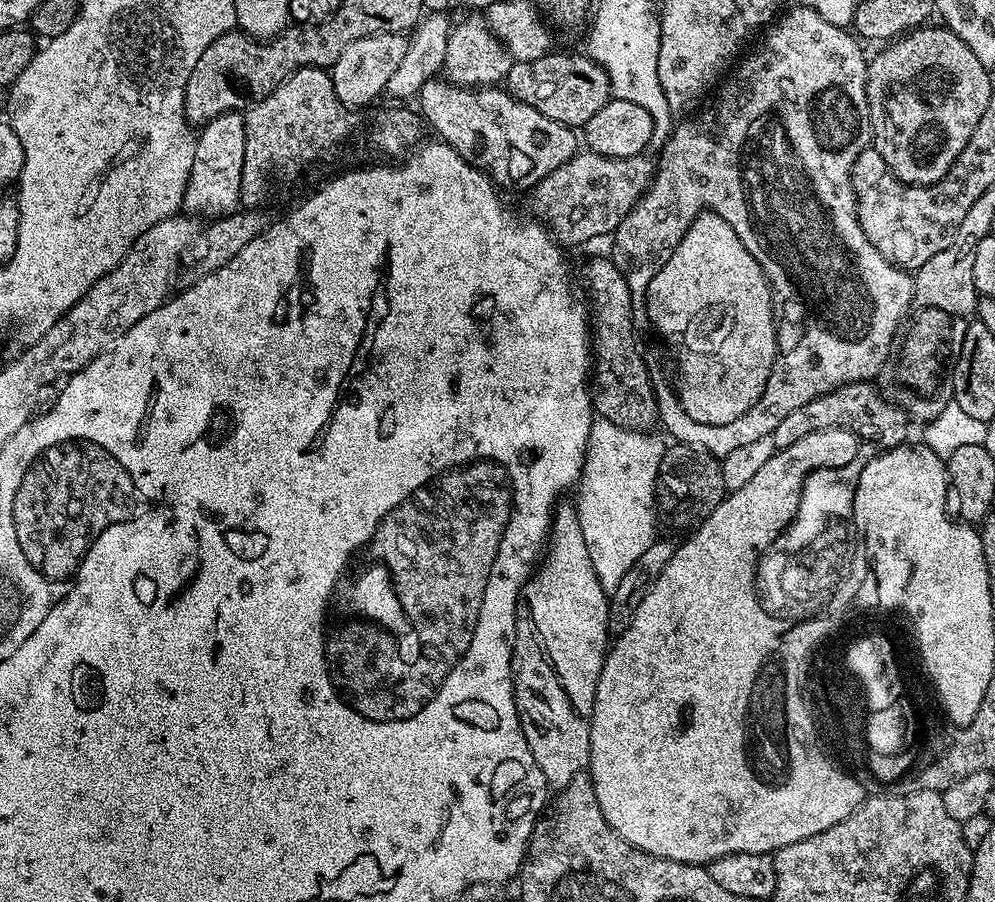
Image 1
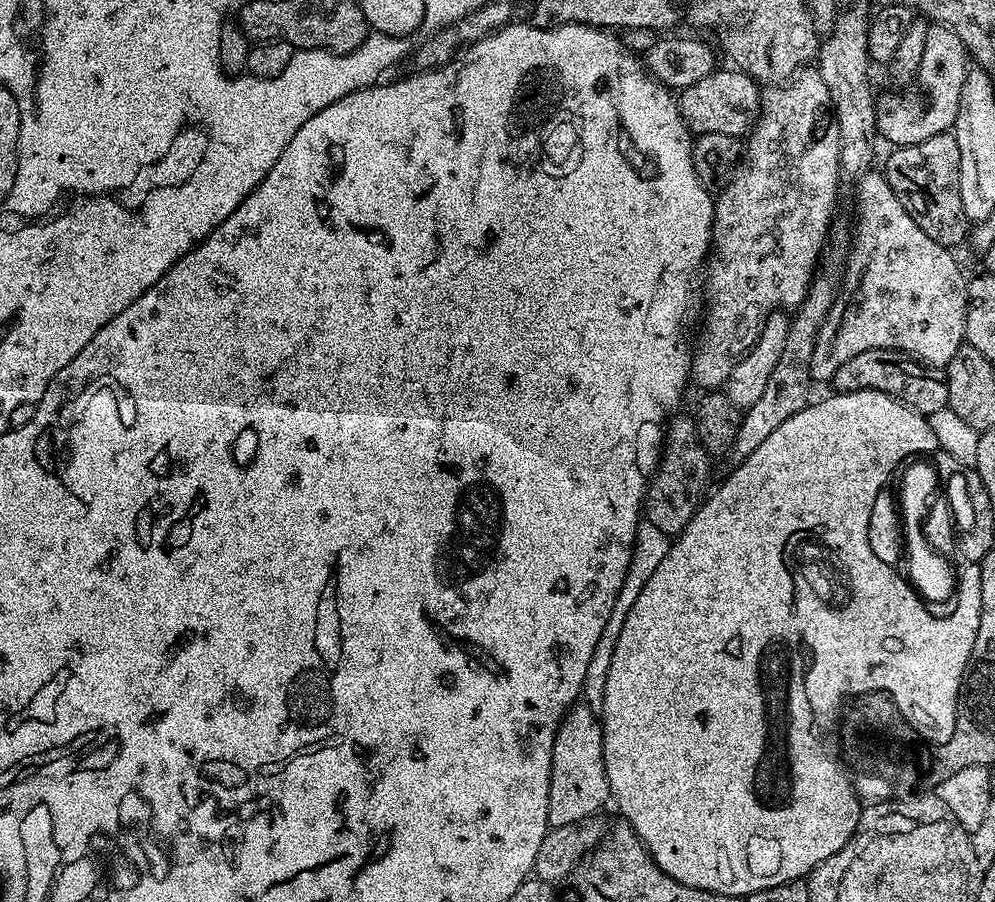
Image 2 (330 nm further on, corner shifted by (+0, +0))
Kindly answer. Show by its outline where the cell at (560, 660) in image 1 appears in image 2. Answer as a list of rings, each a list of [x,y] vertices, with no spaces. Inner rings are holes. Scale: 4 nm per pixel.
[[[577,702],[568,709],[560,722],[560,729],[556,731],[554,746],[552,747],[552,777],[548,787],[548,826],[570,826],[574,822],[582,822],[588,816],[597,815],[604,803],[609,803],[610,793],[606,766],[604,765],[604,729],[597,713],[591,712],[588,705]]]

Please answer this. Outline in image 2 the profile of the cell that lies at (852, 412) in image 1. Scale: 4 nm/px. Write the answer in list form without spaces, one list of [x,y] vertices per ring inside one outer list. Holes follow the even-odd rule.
[[[875,348],[862,350],[862,354],[854,354],[838,366],[830,381],[831,391],[857,392],[858,390],[874,390],[894,398],[899,404],[913,408],[922,416],[934,414],[934,410],[948,407],[948,382],[937,369],[920,363],[907,356],[905,352],[895,352],[892,348]]]

